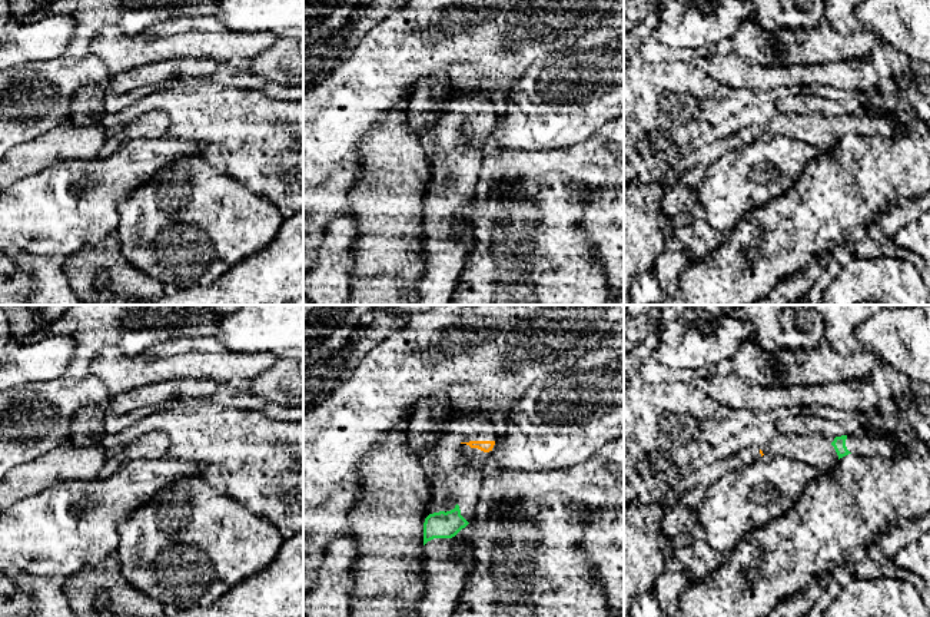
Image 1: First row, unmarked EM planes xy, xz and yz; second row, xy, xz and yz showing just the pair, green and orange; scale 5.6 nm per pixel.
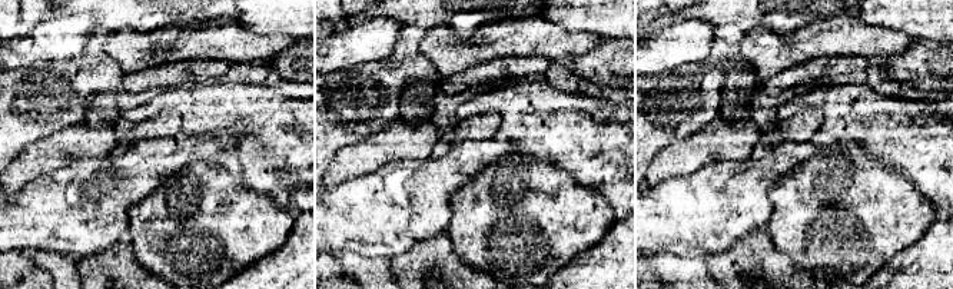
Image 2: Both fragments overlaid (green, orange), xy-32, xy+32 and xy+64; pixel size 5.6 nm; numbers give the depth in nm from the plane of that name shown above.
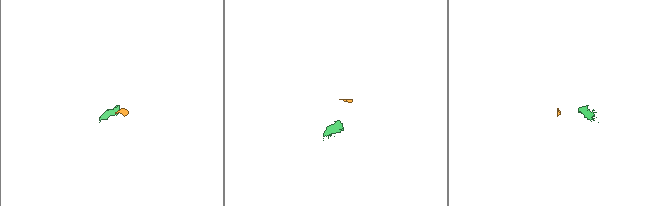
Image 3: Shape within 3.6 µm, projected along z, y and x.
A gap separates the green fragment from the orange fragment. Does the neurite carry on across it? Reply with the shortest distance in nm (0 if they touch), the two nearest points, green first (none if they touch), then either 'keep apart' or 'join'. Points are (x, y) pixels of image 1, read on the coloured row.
320 nm apart; from green across xz (457, 504), (471, 447); join

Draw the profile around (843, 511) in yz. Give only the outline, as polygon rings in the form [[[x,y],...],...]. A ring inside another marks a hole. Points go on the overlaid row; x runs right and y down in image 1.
[[[930,447],[920,452],[907,451],[896,458],[848,454],[806,485],[798,501],[778,518],[744,534],[723,565],[692,581],[680,596],[680,607],[672,617],[767,617],[784,598],[803,591],[811,581],[831,574],[838,565],[848,565],[877,544],[891,523],[919,518],[930,511]]]

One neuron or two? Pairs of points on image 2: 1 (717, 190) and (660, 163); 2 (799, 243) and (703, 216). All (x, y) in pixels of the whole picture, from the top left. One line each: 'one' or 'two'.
1: two
2: two

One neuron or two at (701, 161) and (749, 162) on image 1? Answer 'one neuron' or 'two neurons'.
two neurons

